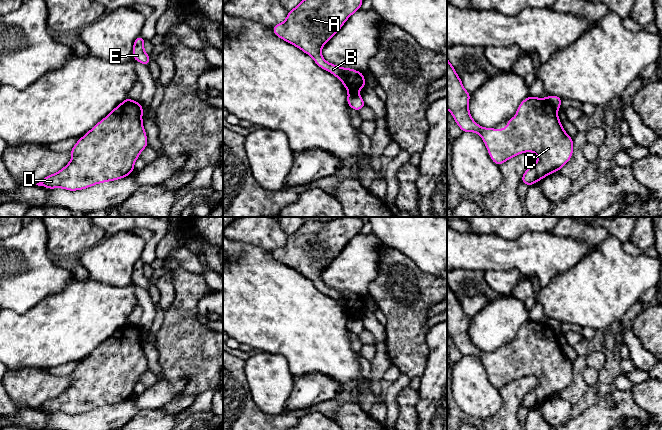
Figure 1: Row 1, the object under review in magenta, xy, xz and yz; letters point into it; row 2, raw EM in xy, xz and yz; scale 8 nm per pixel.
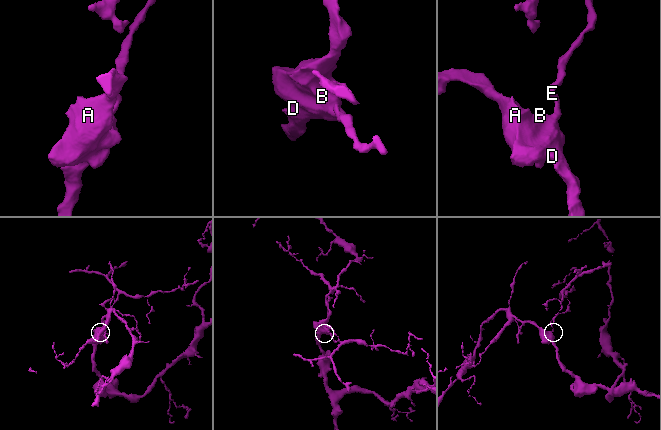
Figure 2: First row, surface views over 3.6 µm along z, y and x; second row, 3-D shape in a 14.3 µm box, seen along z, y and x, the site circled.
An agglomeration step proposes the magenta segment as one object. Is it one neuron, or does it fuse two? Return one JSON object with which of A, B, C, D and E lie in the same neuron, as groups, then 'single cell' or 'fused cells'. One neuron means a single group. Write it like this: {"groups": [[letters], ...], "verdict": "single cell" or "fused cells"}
{"groups": [["A", "B", "C", "D"], ["E"]], "verdict": "fused cells"}

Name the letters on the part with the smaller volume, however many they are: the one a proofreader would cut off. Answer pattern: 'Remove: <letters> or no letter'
Remove: E

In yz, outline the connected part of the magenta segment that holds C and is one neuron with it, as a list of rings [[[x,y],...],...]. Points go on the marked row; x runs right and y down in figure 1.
[[[447,57],[447,109],[455,122],[462,132],[476,132],[481,136],[490,158],[498,166],[521,153],[535,152],[538,161],[524,172],[520,180],[527,186],[559,171],[571,159],[573,138],[564,131],[557,109],[546,98],[527,97],[519,104],[516,117],[507,120],[506,129],[493,129],[481,127],[472,119],[469,112],[470,96],[471,93],[464,89],[461,79]]]

